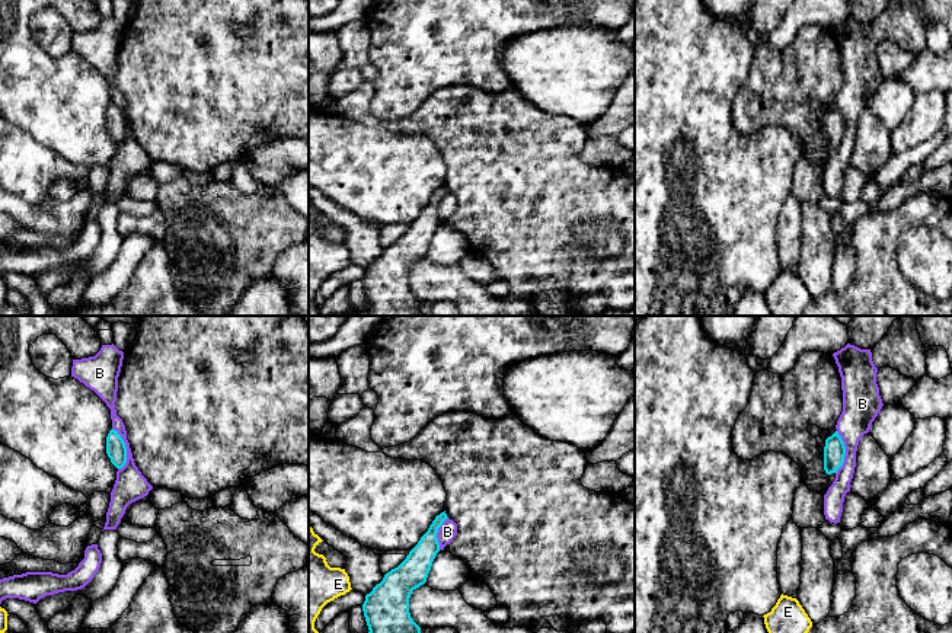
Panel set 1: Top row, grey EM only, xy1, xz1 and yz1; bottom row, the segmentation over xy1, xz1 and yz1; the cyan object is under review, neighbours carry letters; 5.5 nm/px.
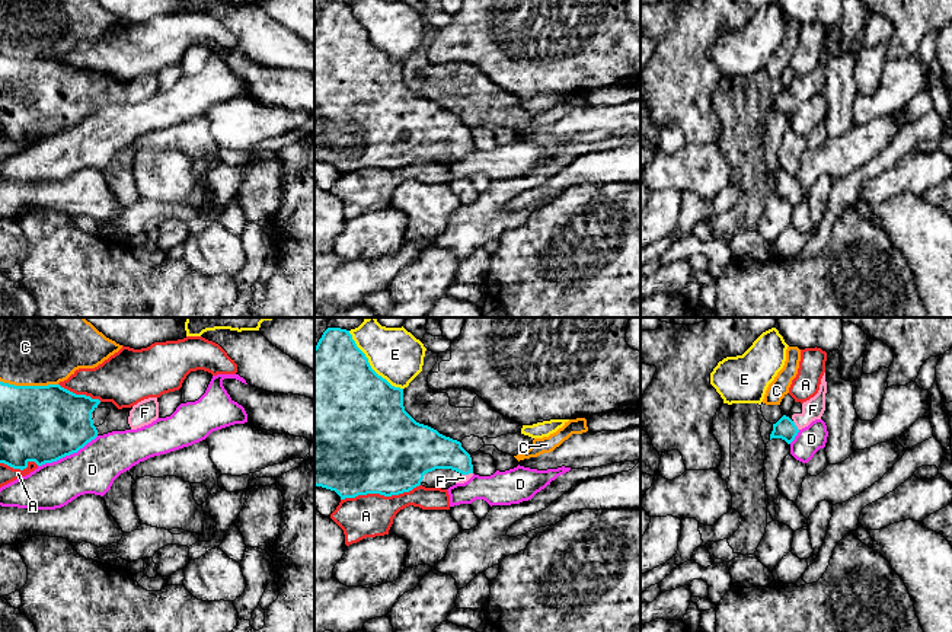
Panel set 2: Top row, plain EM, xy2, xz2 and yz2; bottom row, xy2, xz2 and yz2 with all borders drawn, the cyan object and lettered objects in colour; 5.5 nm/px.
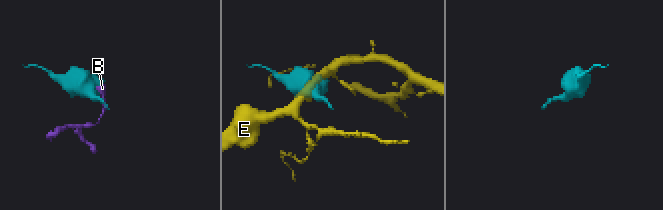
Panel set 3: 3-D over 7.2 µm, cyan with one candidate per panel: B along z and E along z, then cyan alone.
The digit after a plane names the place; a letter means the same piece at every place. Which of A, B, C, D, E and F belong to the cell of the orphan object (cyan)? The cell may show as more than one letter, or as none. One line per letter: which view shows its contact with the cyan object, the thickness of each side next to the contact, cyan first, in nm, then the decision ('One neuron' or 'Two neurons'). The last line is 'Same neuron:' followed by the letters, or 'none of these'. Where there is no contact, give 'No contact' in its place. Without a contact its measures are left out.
A: Touches cyan in xz2. Thickness 500 nm (cyan) against 240 nm. Two neurons
B: Touches cyan in xy1. Thickness 110 nm (cyan) against 170 nm. Two neurons
C: Touches cyan in xy2. Thickness 420 nm (cyan) against 340 nm. Two neurons
D: Touches cyan in xy2. Thickness 420 nm (cyan) against 260 nm. Two neurons
E: Touches cyan in xz2. Thickness 500 nm (cyan) against 280 nm. Two neurons
F: Touches cyan in yz2. Thickness 120 nm (cyan) against 120 nm. One neuron
Same neuron: F

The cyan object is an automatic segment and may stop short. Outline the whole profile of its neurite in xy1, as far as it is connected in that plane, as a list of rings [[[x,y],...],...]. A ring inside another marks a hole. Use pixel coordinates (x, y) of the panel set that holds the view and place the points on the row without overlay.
[[[111,103],[106,111],[106,128],[116,143],[122,143],[127,137],[127,121],[118,105]]]

